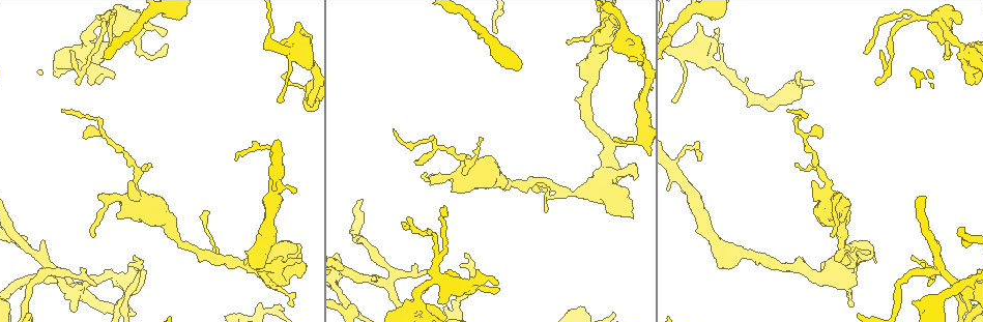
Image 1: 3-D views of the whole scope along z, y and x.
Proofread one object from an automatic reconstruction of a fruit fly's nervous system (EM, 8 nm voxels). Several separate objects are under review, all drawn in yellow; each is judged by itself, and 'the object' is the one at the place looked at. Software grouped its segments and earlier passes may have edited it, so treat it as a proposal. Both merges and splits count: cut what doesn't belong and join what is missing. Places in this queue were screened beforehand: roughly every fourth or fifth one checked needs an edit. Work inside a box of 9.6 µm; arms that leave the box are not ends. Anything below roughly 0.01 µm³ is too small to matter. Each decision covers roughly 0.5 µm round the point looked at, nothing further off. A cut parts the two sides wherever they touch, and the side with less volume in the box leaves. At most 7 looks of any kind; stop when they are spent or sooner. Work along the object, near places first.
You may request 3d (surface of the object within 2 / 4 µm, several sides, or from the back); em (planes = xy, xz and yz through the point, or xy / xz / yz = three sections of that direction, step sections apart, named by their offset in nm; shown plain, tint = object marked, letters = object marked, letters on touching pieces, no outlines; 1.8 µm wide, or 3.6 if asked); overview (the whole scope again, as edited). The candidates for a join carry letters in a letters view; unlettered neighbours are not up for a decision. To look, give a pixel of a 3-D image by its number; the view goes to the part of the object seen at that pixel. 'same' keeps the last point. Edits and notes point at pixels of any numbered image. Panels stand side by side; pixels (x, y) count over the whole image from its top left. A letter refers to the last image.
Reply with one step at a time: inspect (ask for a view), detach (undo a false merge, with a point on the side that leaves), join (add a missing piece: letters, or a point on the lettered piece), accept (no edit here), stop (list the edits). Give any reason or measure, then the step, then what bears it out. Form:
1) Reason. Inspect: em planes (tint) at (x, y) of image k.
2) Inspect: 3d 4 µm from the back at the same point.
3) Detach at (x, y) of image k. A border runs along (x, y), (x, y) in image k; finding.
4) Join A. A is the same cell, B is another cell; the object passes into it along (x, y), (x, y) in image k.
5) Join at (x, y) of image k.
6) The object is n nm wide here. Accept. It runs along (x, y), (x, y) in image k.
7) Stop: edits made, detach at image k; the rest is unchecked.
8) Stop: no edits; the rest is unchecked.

An open end. Inspect: em xy step 16 (tint) at (786, 111) of image 1.

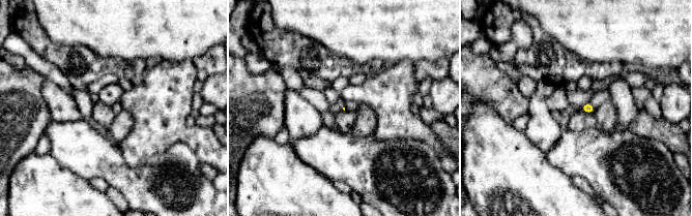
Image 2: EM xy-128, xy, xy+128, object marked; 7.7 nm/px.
Another direction. Inspect: em planes (letters) at the same point.

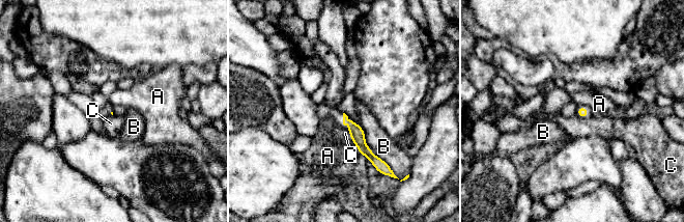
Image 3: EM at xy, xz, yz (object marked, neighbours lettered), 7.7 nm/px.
Accept. A, B and C are other cells; no lettered piece goes on from it.

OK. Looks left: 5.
Free end. Inspect: em planes (plain) at (439, 303) of image 1.

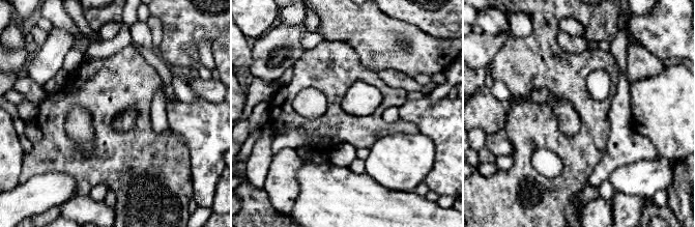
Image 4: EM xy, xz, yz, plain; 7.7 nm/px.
Where the object lies. Inspect: em planes (tint) at the same point.

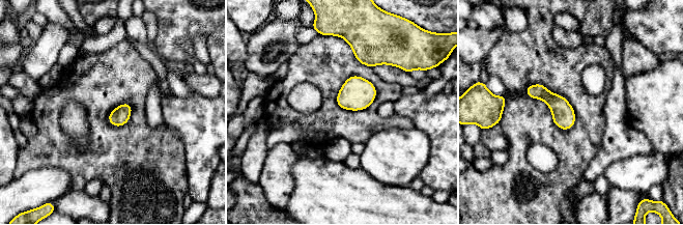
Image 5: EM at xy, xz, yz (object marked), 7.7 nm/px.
Inspect: em planes (letters) at the same point.

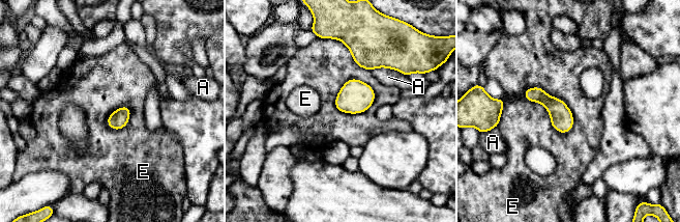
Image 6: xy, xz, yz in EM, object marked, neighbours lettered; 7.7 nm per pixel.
Accept. A and E are other cells; none of them fits.

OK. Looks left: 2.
Calibre changes. Inspect: em 3.6 µm xy step 4 (tint) at (613, 189) of image 1.

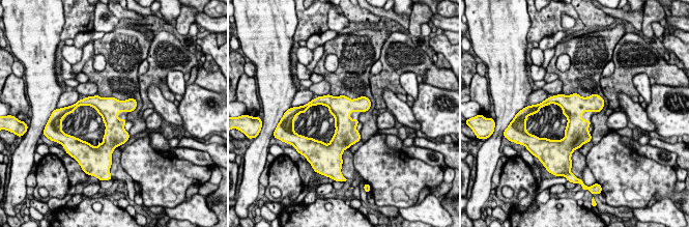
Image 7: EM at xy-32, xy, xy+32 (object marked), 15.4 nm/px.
Cut it another way. Inspect: em 3.6 µm xz step 16 (letters) at the same point.

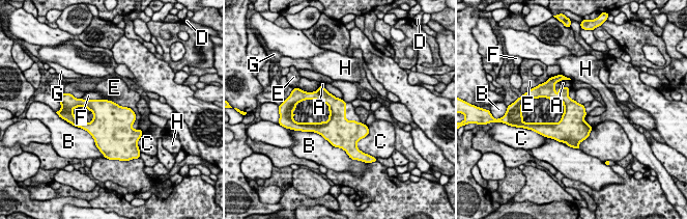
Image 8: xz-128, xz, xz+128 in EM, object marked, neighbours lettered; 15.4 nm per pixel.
Join at (563, 83) of image 8. A is the same cell, B, C, D, E, F, G and H are other cells; the object passes into it along (547, 89), (554, 84), (563, 83) in image 8; it goes on there.

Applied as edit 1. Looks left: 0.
Stop: edits made, join at image 8; the rest is unchecked.

